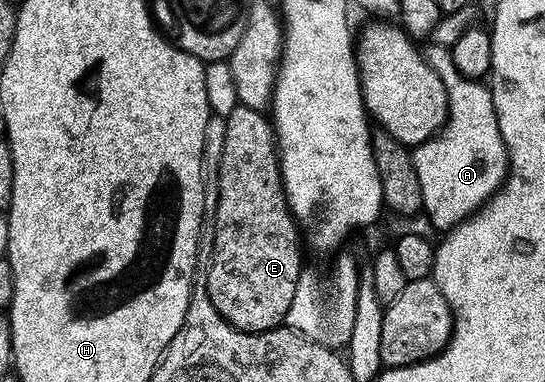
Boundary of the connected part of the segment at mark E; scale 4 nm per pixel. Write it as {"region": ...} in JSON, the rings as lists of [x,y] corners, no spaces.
{"region":[[[237,106],[233,109],[233,113],[229,113],[225,117],[225,145],[221,145],[219,172],[217,173],[217,205],[213,209],[213,215],[215,215],[215,236],[211,239],[211,264],[208,265],[207,272],[205,272],[209,301],[213,301],[217,313],[221,313],[221,317],[226,323],[233,325],[239,331],[260,335],[262,331],[272,331],[275,327],[284,326],[289,313],[289,305],[293,305],[293,293],[297,293],[297,281],[305,264],[303,264],[303,255],[299,252],[301,232],[295,218],[291,215],[287,198],[283,192],[283,178],[279,168],[279,149],[275,142],[275,129],[272,120],[263,111]]]}

